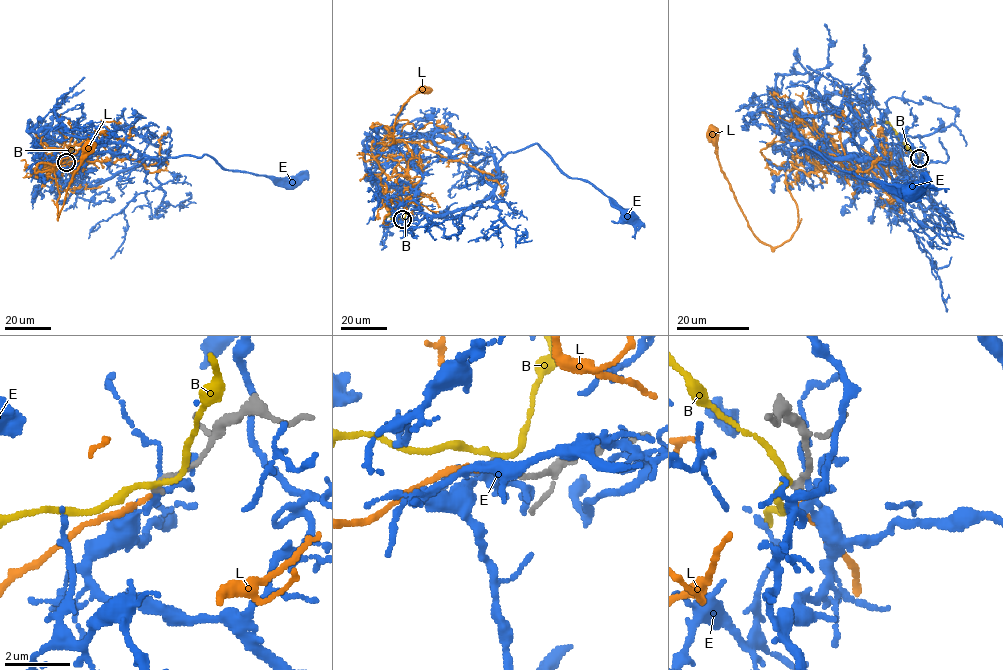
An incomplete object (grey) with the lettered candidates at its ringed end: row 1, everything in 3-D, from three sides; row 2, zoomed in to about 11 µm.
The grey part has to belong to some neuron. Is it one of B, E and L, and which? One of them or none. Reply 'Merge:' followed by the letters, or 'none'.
Merge: L

